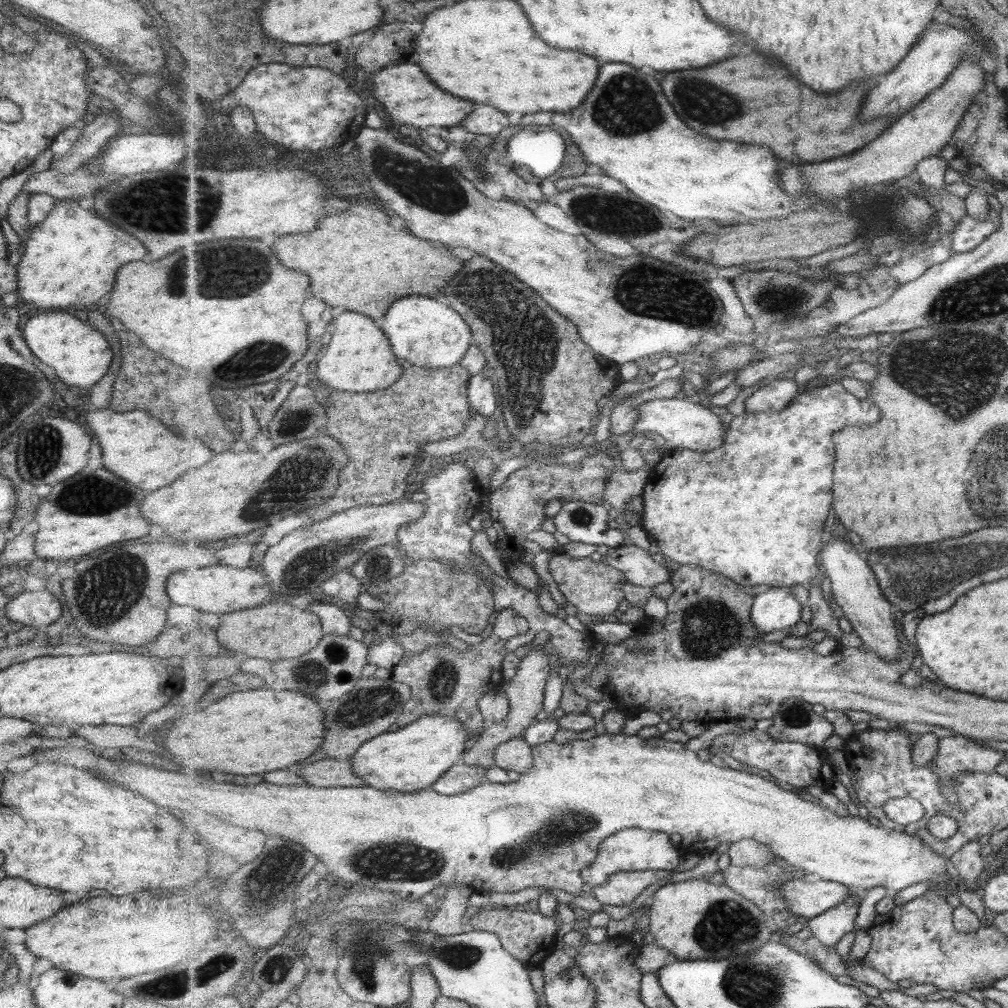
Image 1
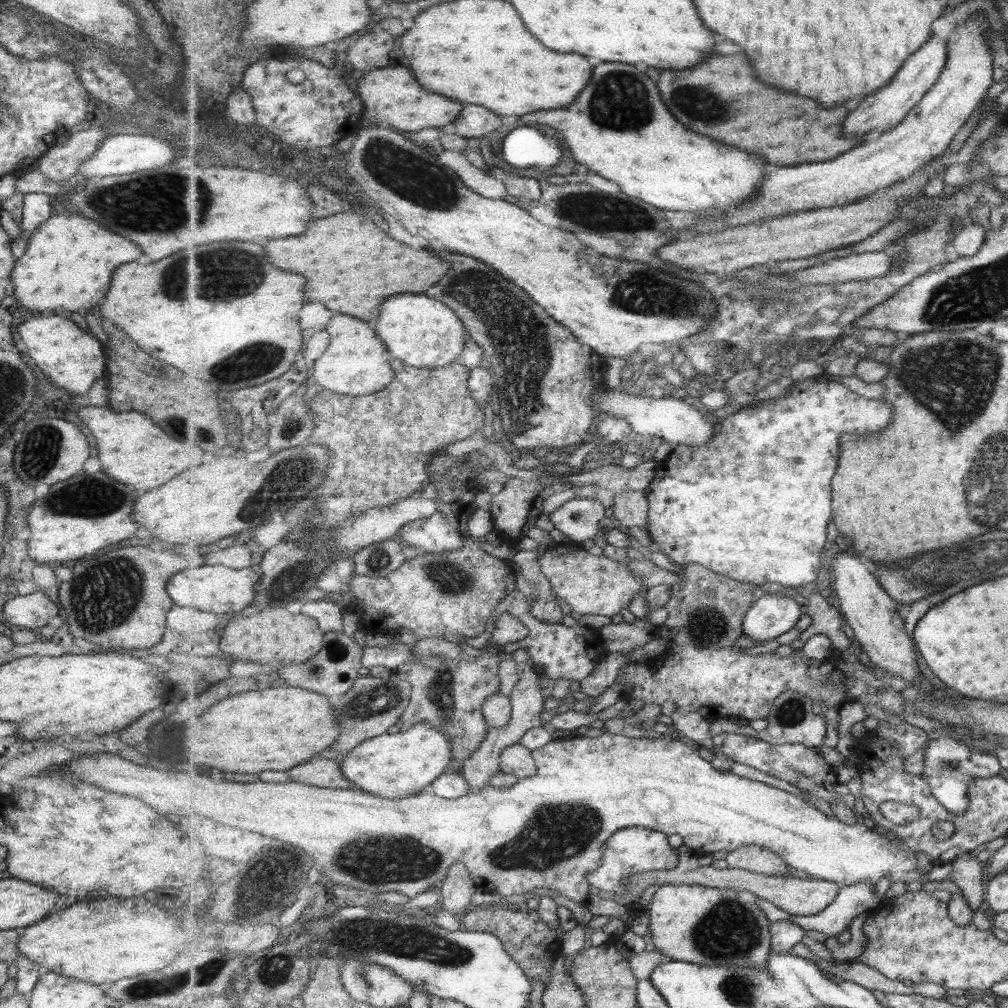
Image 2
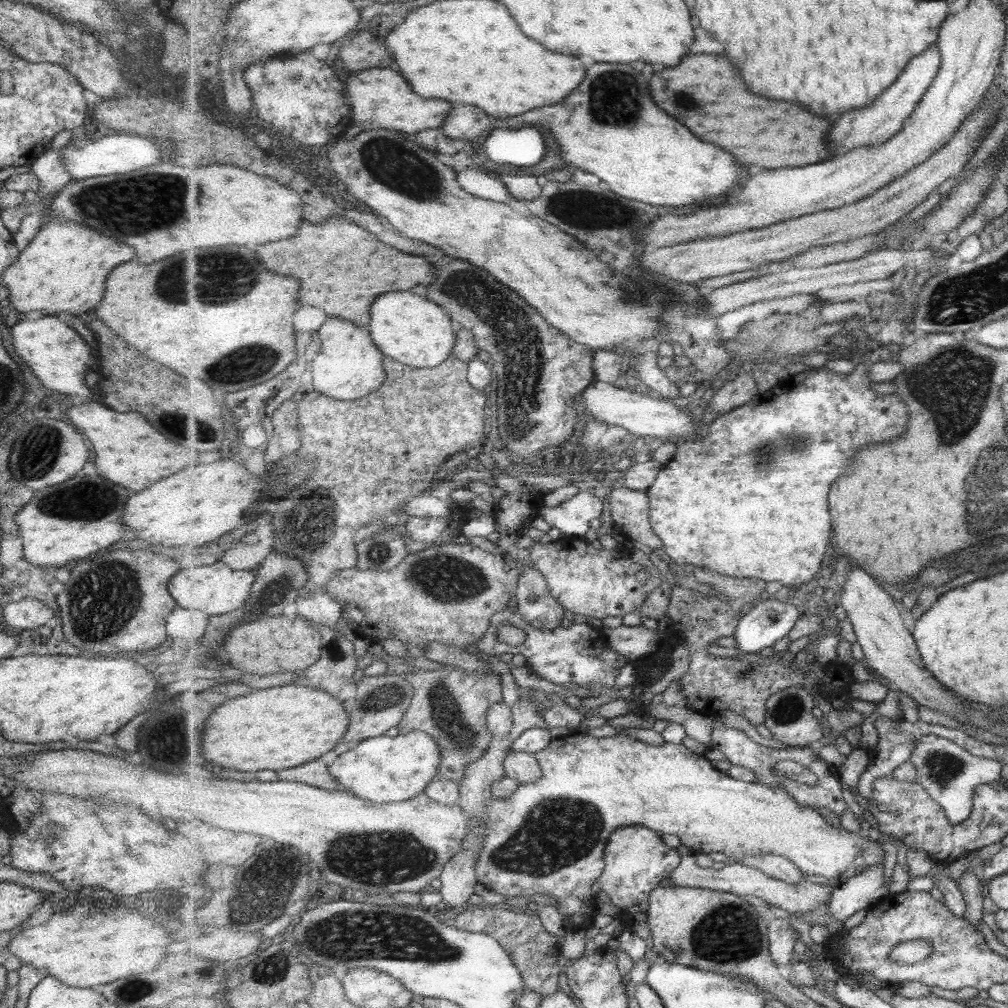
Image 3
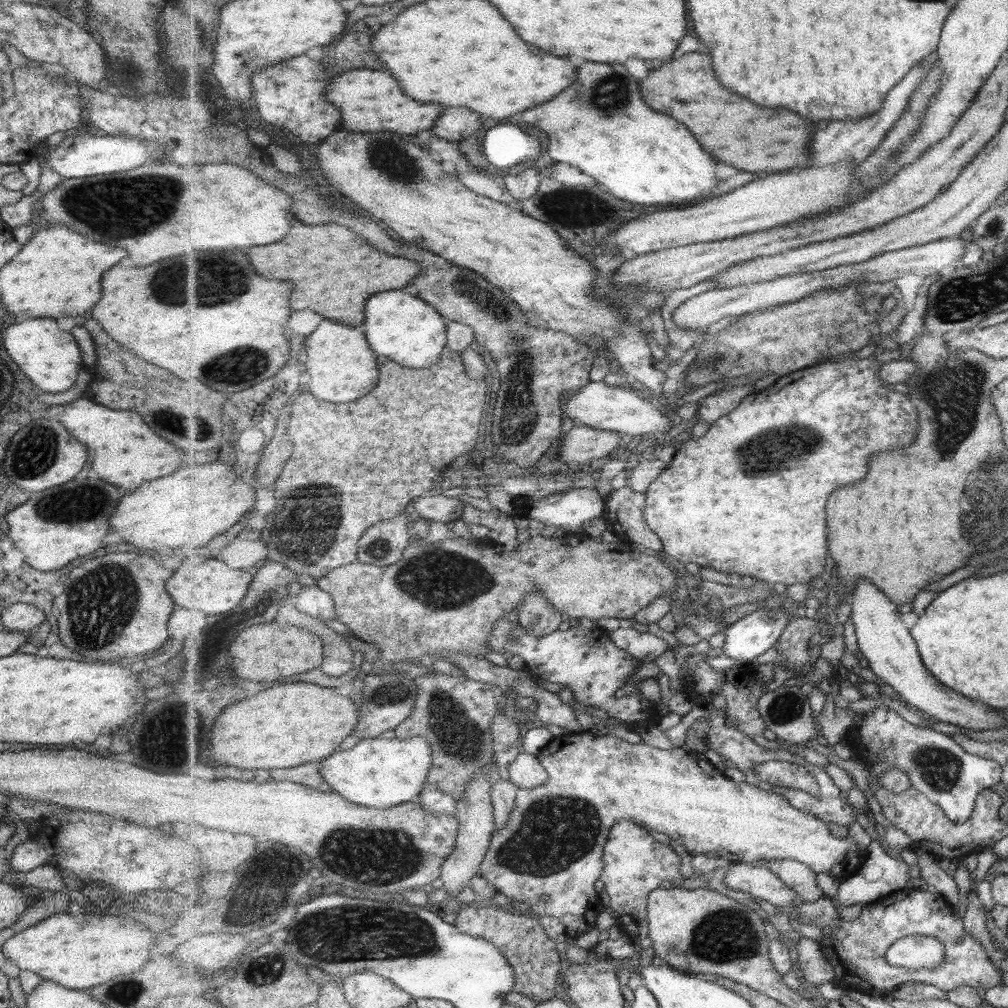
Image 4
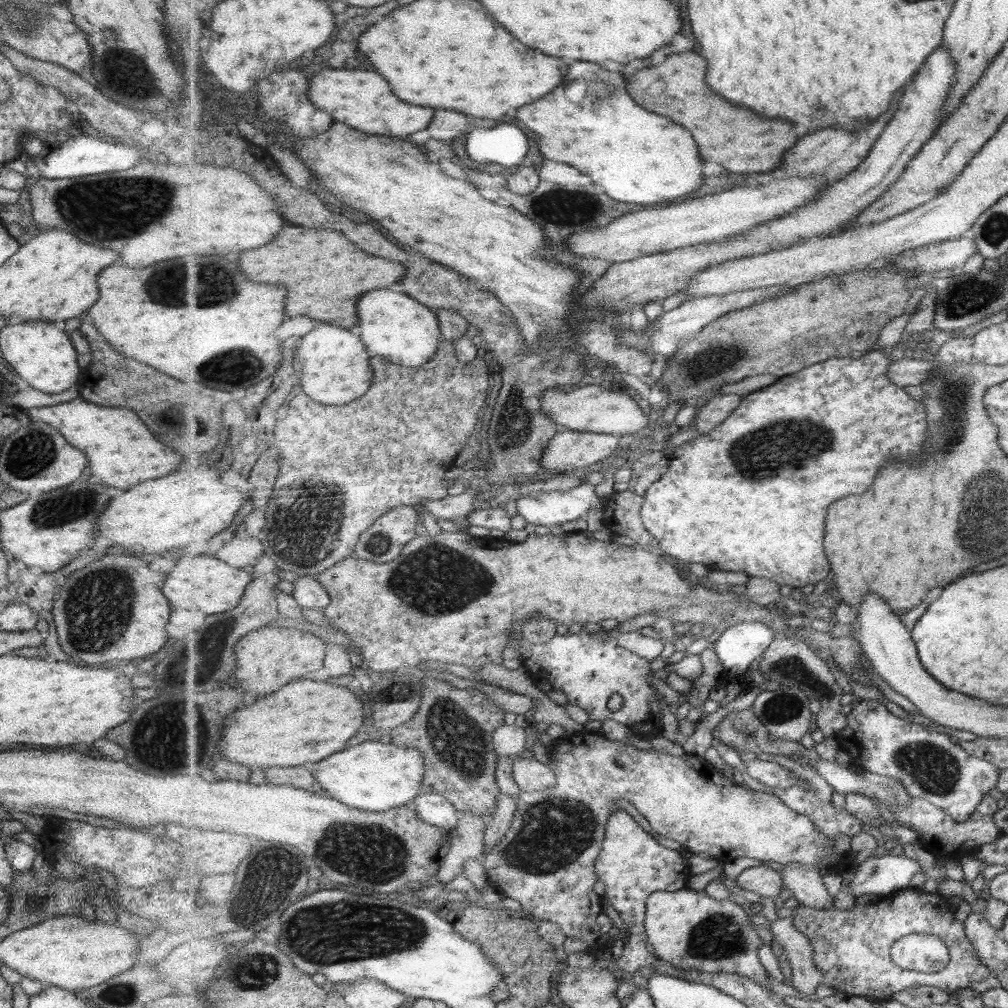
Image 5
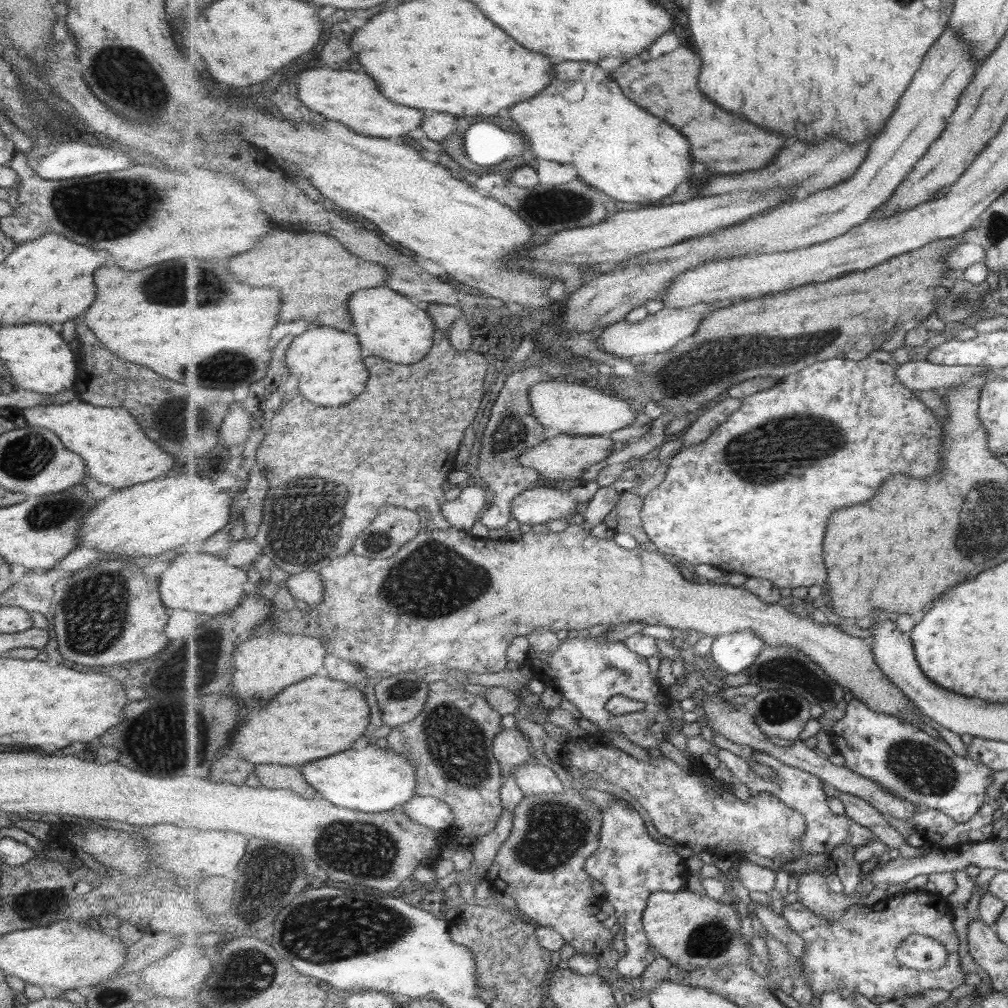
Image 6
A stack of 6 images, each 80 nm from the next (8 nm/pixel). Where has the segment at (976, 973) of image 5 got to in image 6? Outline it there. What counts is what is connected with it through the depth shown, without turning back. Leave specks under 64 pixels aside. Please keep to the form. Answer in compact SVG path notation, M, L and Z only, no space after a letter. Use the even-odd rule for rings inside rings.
M909 891L903 896L887 896L871 906L855 904L845 920L835 923L813 913L801 900L785 905L782 916L805 940L806 949L797 960L784 942L766 934L768 958L772 965L768 973L775 983L783 982L787 977L795 982L805 975L813 987L813 993L849 990L865 995L878 1005L895 1002L904 1006L907 998L929 989L951 991L976 978L971 971L961 969L961 944L953 926L954 909L947 903L946 897L938 892ZM912 934L925 934L944 944L949 951L947 964L939 970L926 971L902 965L896 957L896 950Z

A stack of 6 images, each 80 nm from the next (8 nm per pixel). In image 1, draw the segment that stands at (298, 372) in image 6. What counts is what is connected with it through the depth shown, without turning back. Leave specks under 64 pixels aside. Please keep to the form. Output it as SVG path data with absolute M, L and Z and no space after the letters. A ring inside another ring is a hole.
M345 312L337 318L337 326L329 326L329 328L334 328L334 330L331 332L330 341L316 364L313 381L324 383L333 391L371 393L390 388L403 376L405 370L401 367L399 358L393 352L392 342L388 335L384 333L380 323L374 318L367 318L367 316L357 314L357 312Z

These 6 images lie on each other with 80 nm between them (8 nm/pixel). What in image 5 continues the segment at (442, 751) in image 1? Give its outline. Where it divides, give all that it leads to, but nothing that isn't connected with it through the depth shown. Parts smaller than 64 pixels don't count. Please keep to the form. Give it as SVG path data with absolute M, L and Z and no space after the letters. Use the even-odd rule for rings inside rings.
M367 740L308 767L331 798L361 810L385 812L413 802L422 793L426 775L424 754L416 746L408 748Z

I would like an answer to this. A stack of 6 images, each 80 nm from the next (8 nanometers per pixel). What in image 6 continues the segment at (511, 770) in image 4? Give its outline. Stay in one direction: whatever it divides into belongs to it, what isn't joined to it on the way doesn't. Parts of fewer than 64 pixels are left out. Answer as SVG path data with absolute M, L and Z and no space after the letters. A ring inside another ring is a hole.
M533 760L520 766L515 774L517 784L526 796L559 794L566 789L566 786L549 766L543 766Z

